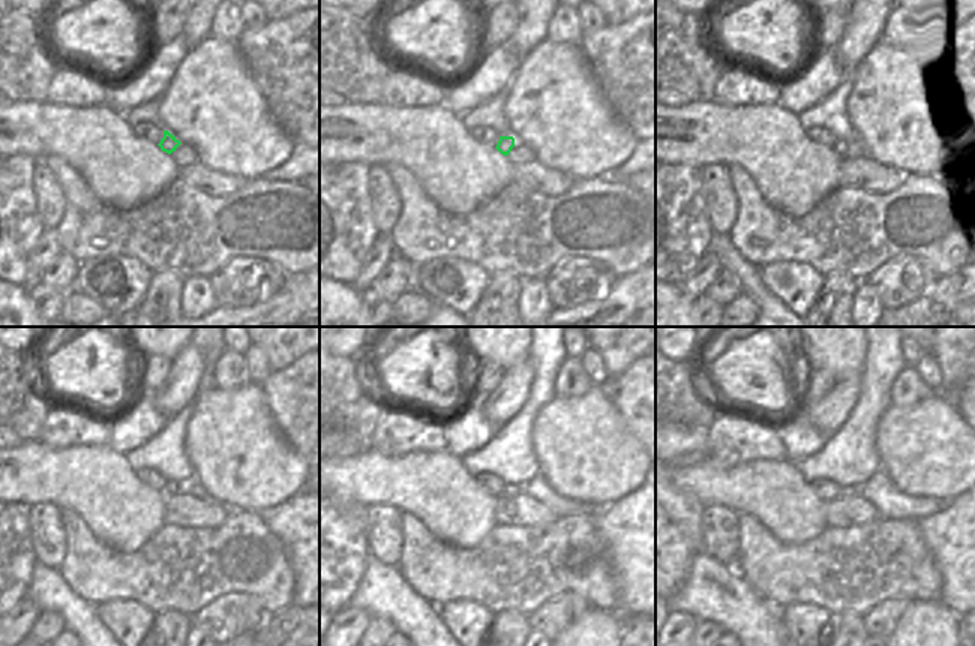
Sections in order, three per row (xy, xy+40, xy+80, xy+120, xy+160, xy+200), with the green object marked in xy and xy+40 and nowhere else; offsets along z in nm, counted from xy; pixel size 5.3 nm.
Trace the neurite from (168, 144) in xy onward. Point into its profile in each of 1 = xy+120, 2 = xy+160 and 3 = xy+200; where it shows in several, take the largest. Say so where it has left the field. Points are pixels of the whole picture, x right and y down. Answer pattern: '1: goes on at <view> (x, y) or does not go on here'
1: goes on at xy+120 (170, 489)
2: goes on at xy+160 (510, 489)
3: goes on at xy+200 (846, 492)

